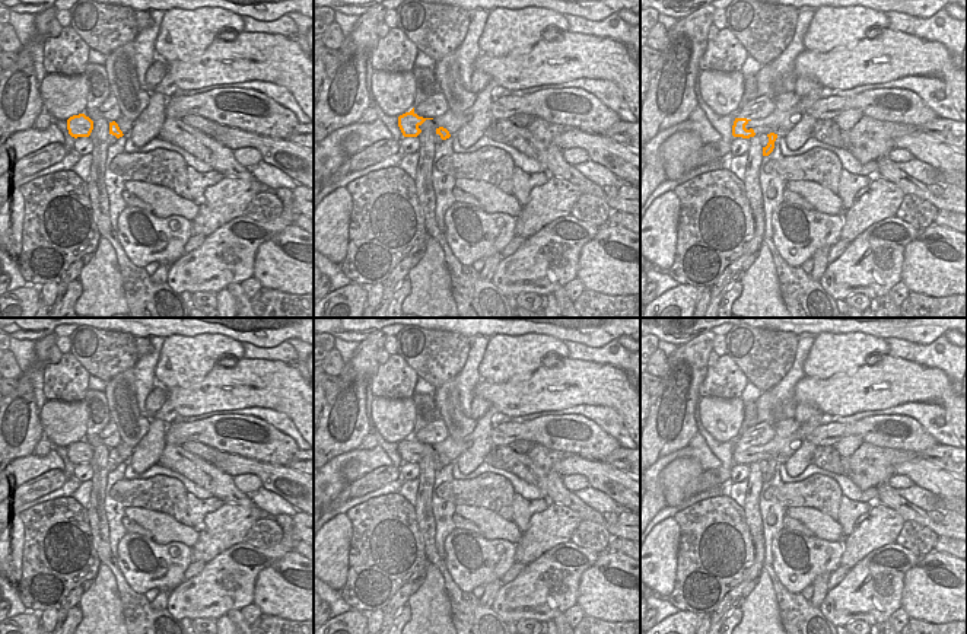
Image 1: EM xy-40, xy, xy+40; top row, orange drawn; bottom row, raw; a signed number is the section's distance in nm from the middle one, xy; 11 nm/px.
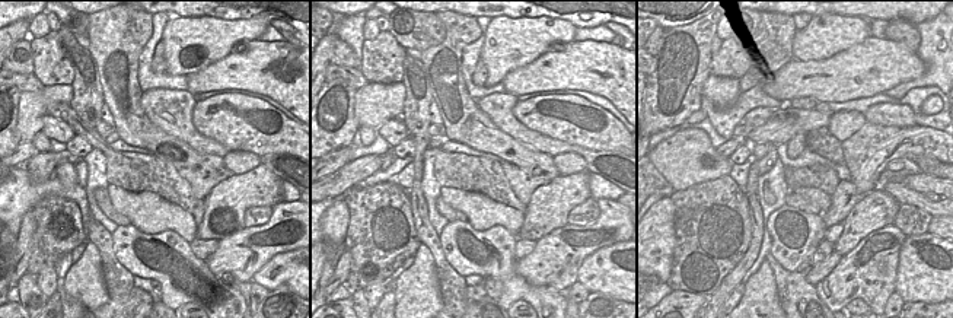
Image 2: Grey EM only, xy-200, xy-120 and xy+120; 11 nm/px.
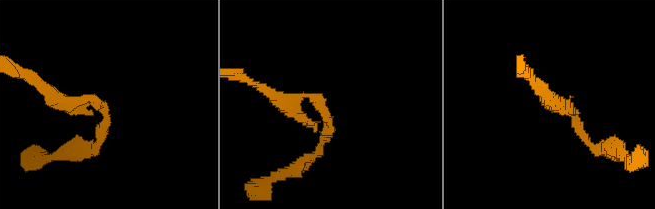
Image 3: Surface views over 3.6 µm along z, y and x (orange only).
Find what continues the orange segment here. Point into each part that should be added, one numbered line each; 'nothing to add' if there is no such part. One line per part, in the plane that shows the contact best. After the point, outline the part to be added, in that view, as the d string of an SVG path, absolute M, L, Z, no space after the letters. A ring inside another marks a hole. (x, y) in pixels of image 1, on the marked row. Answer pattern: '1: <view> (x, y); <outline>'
1: xy+40 (894, 105); M872 89L849 98L834 95L818 99L809 109L804 109L801 101L789 111L774 108L769 117L748 121L745 128L753 128L756 136L774 133L785 137L804 114L809 114L815 120L834 120L847 109L861 109L865 117L878 121L910 125L922 125L938 118L935 111L912 90Z

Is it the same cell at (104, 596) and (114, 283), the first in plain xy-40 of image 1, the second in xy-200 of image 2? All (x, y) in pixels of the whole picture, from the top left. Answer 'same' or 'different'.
different

